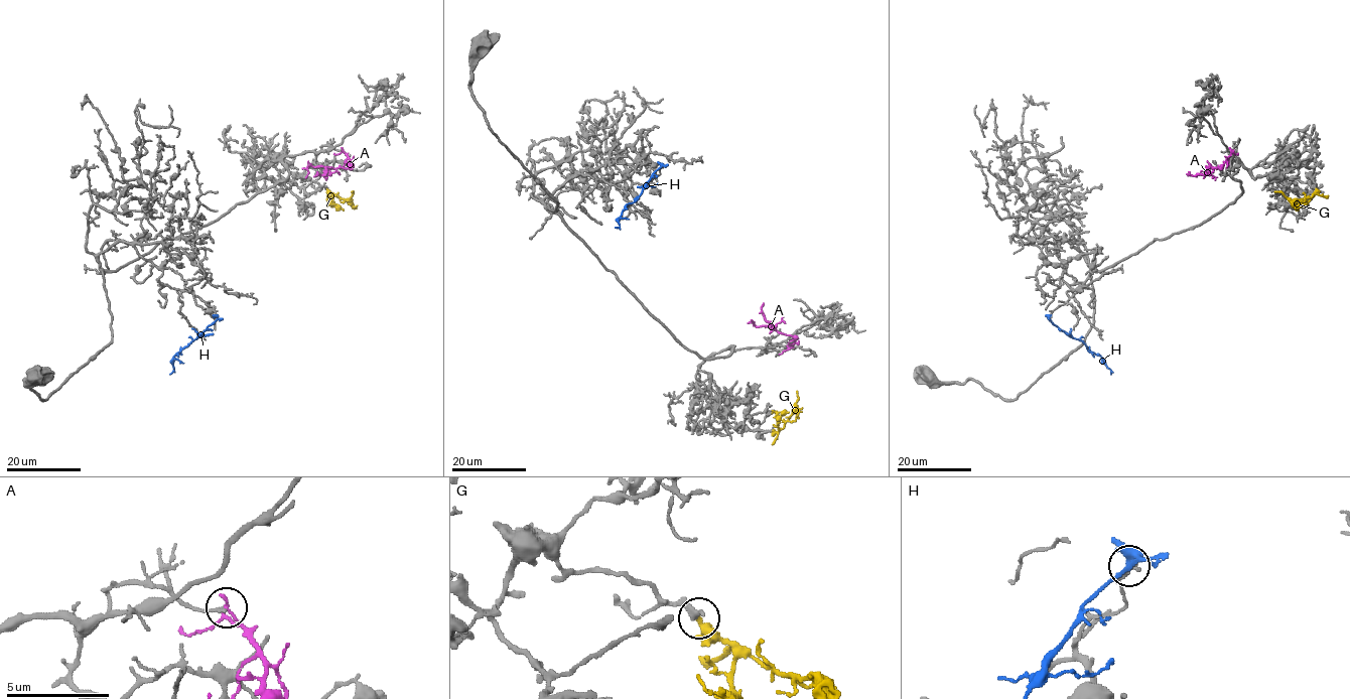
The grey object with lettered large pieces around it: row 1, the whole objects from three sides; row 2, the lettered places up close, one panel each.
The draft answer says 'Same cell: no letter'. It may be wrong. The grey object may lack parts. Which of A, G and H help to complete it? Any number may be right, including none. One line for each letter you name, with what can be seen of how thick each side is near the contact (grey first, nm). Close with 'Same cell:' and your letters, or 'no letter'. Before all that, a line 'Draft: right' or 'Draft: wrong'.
Draft: right
Same cell: no letter

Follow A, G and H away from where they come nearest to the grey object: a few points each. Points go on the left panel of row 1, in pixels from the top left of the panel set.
A: (343, 150), (349, 160), (347, 168), (309, 165), (305, 177)
G: (326, 188), (349, 199), (351, 191)
H: (216, 315), (216, 319), (173, 358), (174, 369), (169, 374)

